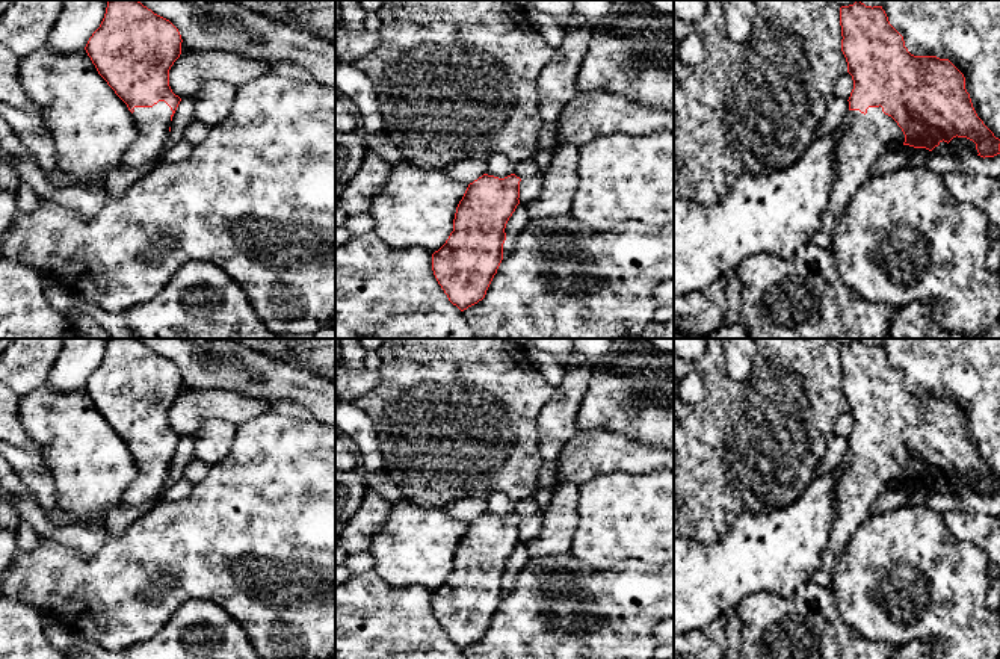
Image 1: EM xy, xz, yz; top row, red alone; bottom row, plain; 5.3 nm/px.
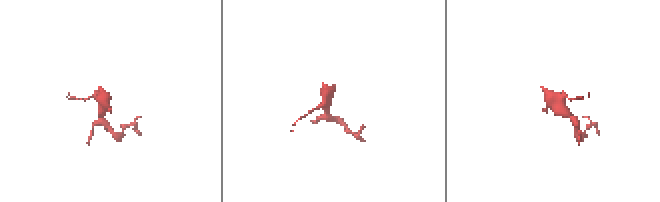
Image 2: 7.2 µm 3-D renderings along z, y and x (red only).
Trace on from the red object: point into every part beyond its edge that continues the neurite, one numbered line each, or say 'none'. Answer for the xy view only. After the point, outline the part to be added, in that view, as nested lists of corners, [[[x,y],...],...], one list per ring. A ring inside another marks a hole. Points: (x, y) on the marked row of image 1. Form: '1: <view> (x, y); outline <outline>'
1: xy (153, 124); outline [[[159,101],[153,107],[134,107],[133,110],[131,116],[137,127],[137,136],[124,156],[124,165],[140,168],[147,163],[163,160],[168,151],[171,107],[165,101]]]

